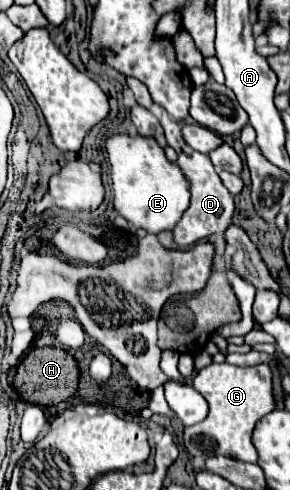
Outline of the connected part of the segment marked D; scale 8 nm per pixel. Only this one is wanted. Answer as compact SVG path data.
M162 112L160 116L160 124L164 128L168 146L172 146L178 154L176 164L180 166L182 174L186 176L188 184L190 184L190 206L186 208L186 212L182 214L180 222L174 226L172 234L174 234L174 242L178 246L192 246L196 242L200 242L202 238L216 234L216 232L224 232L228 224L232 224L232 214L234 214L234 196L224 188L224 184L220 182L210 158L206 154L200 152L192 152L192 148L186 146L186 142L182 142L182 134L180 134L180 124L170 120L170 116L166 112Z

